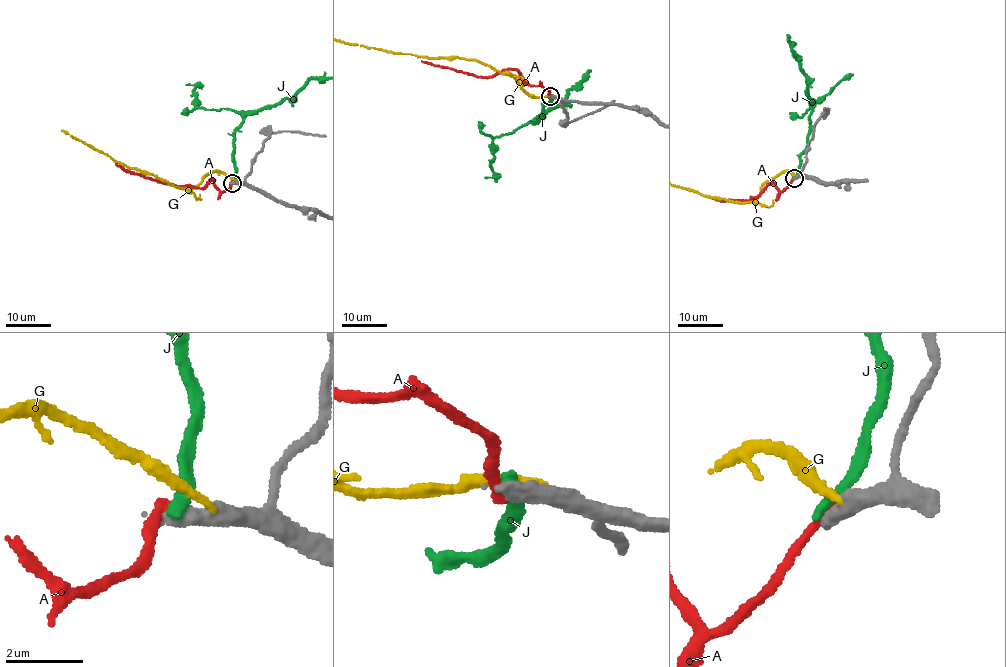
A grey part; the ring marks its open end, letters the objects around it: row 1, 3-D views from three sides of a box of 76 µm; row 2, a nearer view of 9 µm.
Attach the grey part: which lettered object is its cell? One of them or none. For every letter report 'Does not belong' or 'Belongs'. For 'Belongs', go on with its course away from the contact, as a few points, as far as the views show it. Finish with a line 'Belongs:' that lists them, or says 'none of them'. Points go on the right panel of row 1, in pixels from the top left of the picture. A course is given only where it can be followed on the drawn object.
A: Does not belong
G: Does not belong
J: Does not belong
Belongs: none of them

